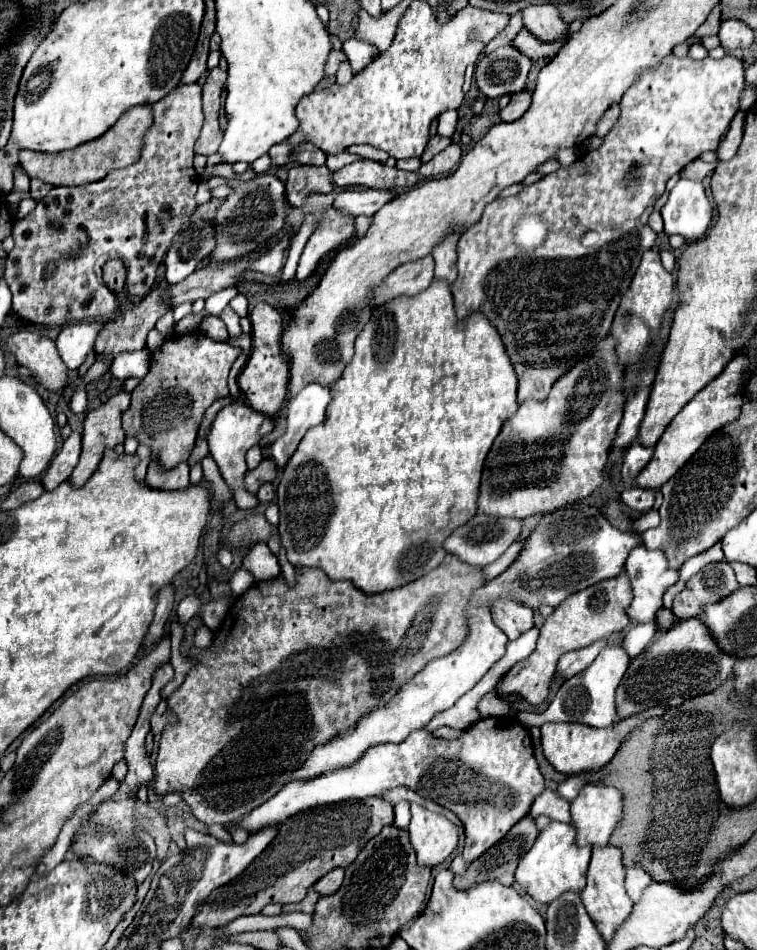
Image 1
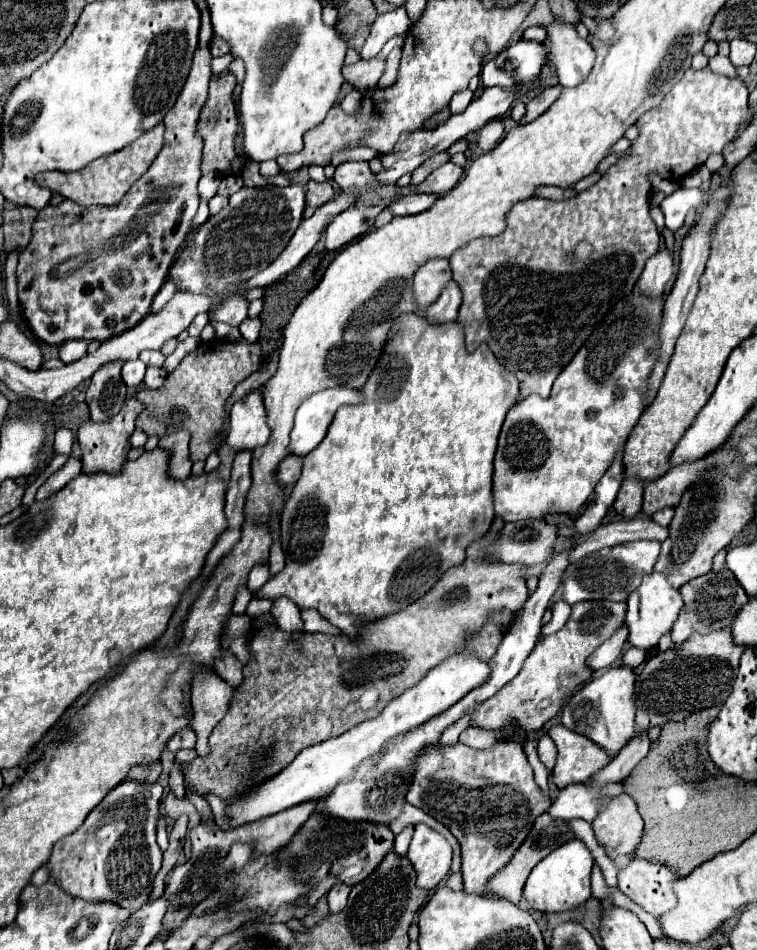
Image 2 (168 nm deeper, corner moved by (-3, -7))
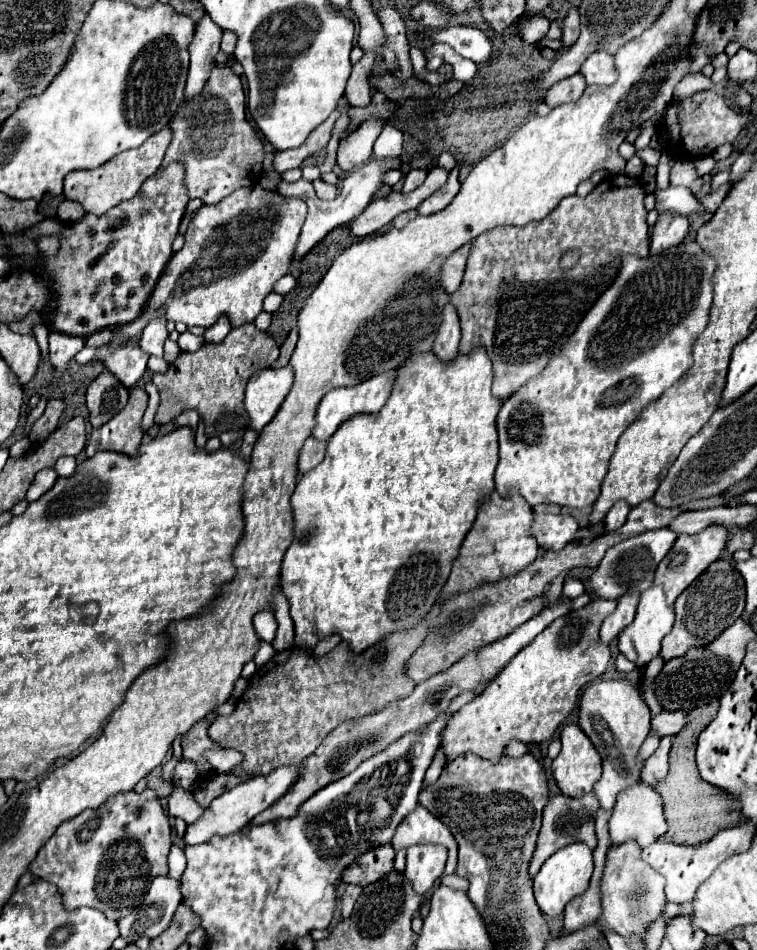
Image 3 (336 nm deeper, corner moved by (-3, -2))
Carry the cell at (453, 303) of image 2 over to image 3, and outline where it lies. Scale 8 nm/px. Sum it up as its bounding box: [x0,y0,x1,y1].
[432,302,460,362]

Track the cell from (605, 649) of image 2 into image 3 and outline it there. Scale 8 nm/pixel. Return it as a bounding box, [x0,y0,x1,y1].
[600,594,638,646]

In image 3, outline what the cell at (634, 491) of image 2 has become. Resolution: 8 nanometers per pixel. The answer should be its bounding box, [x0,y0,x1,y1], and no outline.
[604,500,630,530]

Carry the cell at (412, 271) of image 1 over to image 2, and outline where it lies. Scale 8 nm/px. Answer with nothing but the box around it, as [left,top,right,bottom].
[414,257,452,309]

